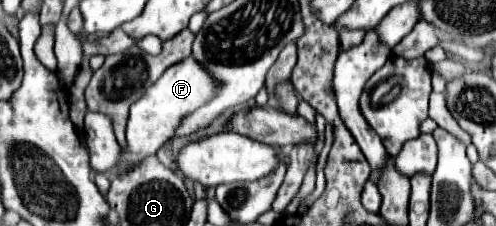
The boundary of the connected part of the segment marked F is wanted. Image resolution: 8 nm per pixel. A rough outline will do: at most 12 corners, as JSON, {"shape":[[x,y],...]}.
{"shape":[[193,57],[175,63],[131,105],[113,173],[155,155],[181,115],[213,97]]}

